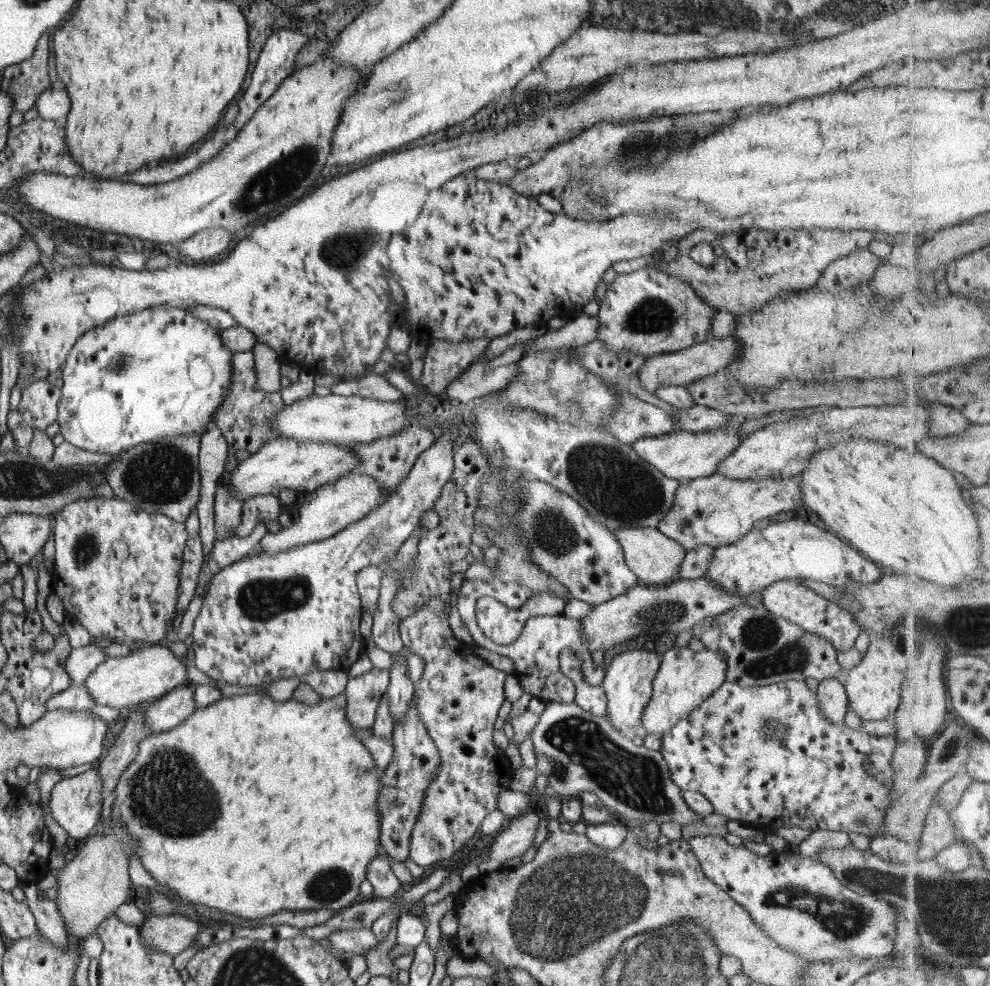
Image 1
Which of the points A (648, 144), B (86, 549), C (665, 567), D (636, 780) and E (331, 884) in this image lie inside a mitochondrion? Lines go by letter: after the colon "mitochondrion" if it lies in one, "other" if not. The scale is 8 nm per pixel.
A: mitochondrion
B: mitochondrion
C: other
D: mitochondrion
E: mitochondrion

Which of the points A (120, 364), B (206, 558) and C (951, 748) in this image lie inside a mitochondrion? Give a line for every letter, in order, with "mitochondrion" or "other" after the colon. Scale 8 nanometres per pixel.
A: mitochondrion
B: other
C: mitochondrion

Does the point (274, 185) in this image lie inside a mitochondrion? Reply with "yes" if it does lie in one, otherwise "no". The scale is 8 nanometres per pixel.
yes

